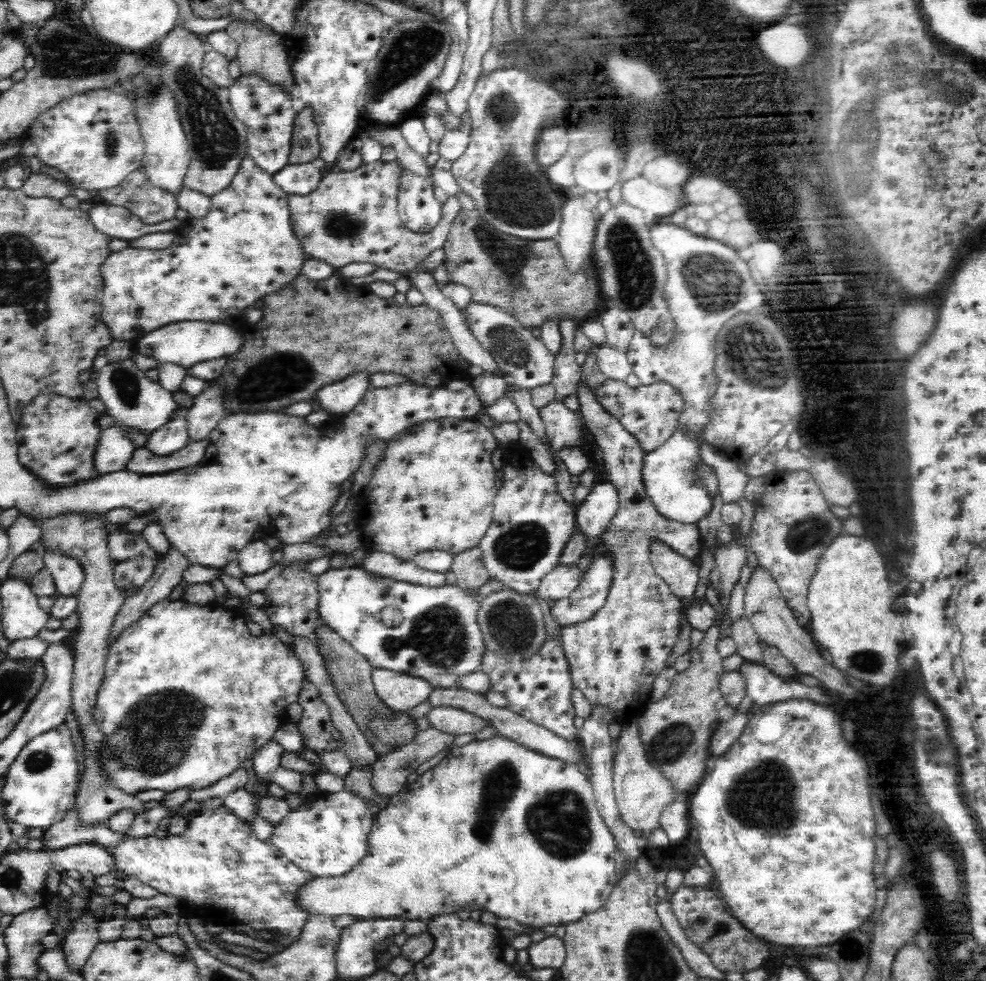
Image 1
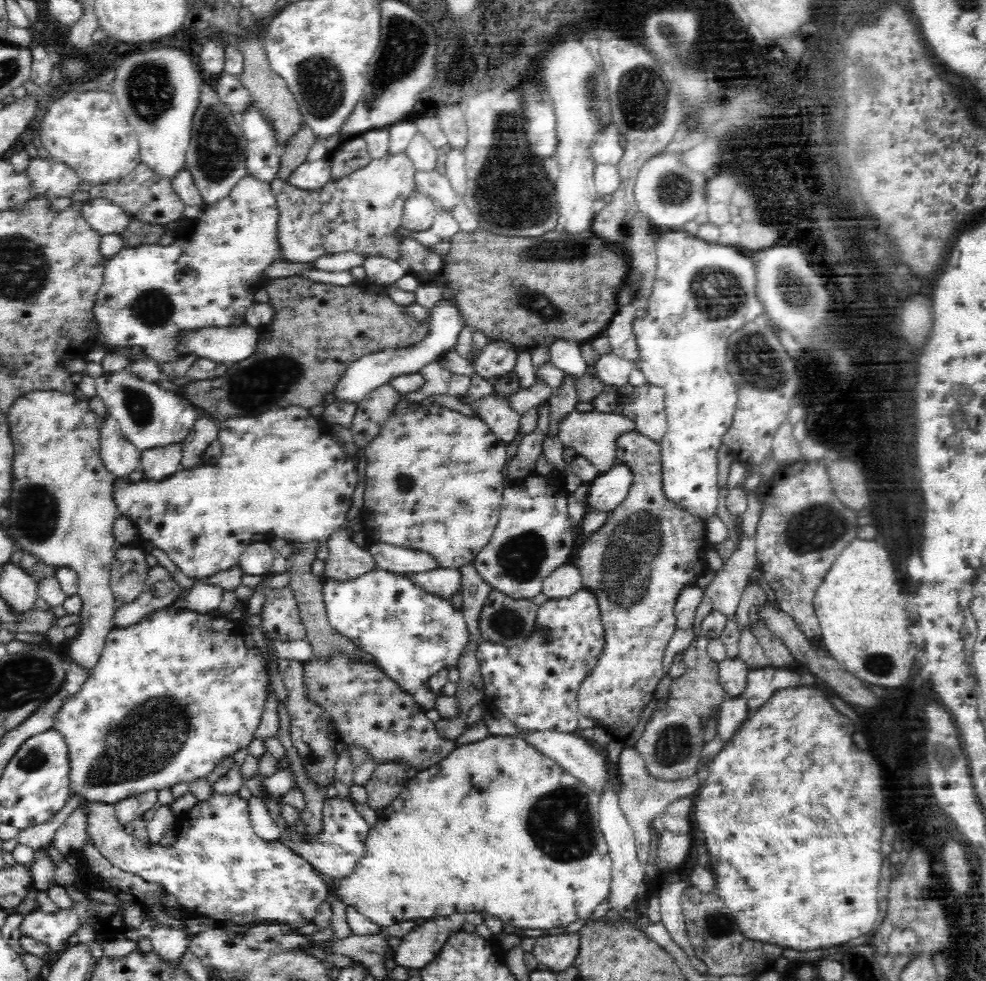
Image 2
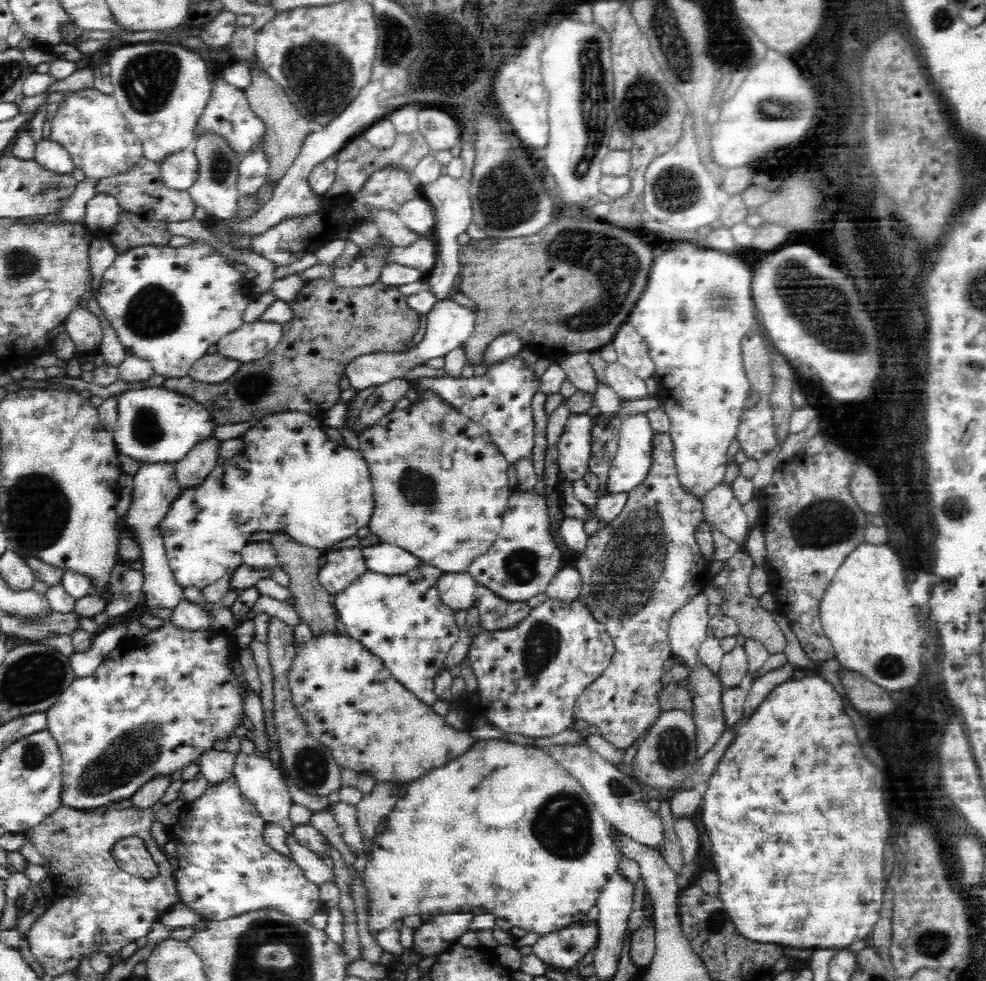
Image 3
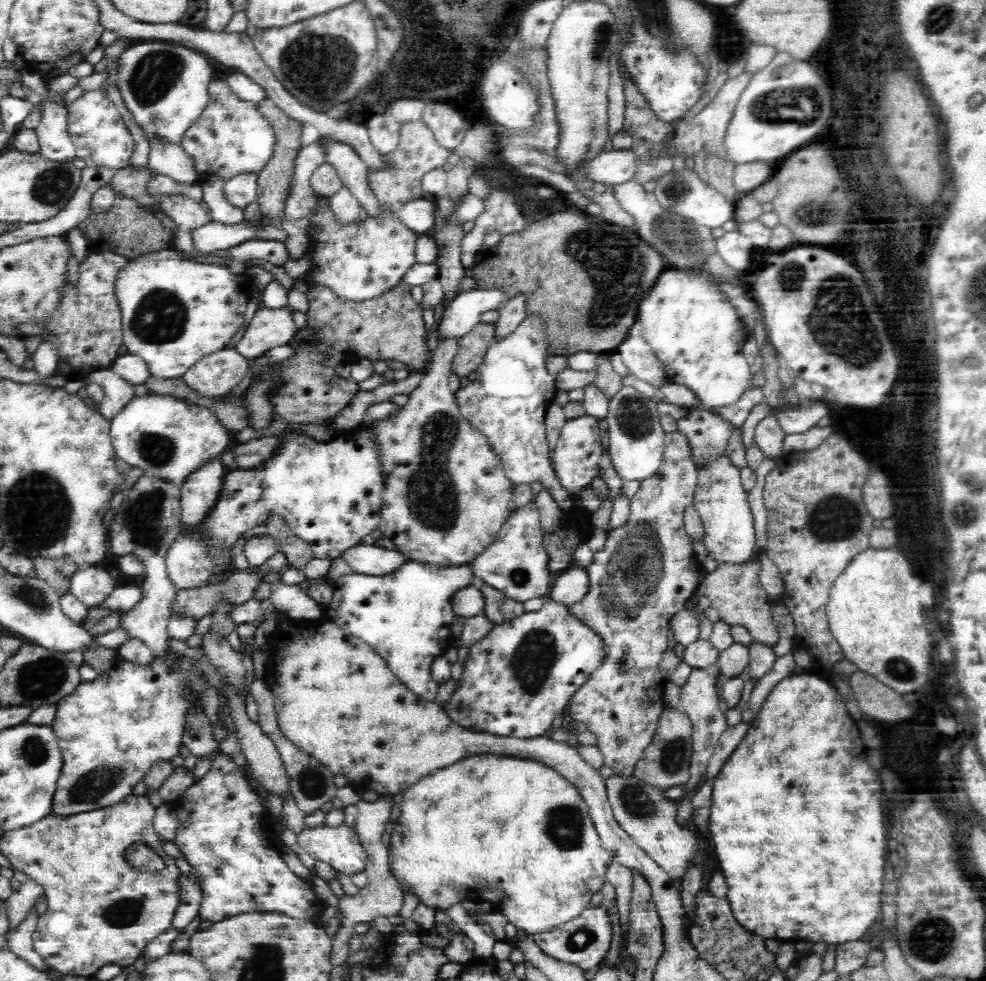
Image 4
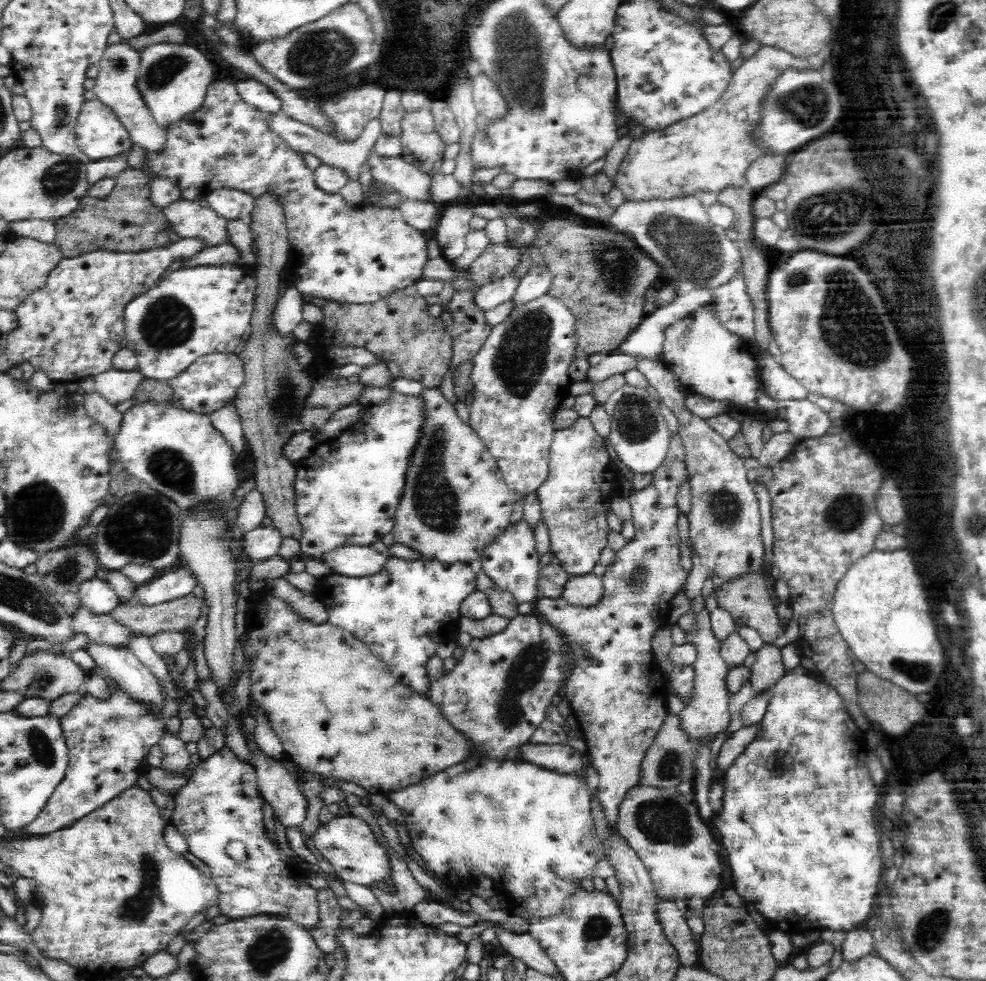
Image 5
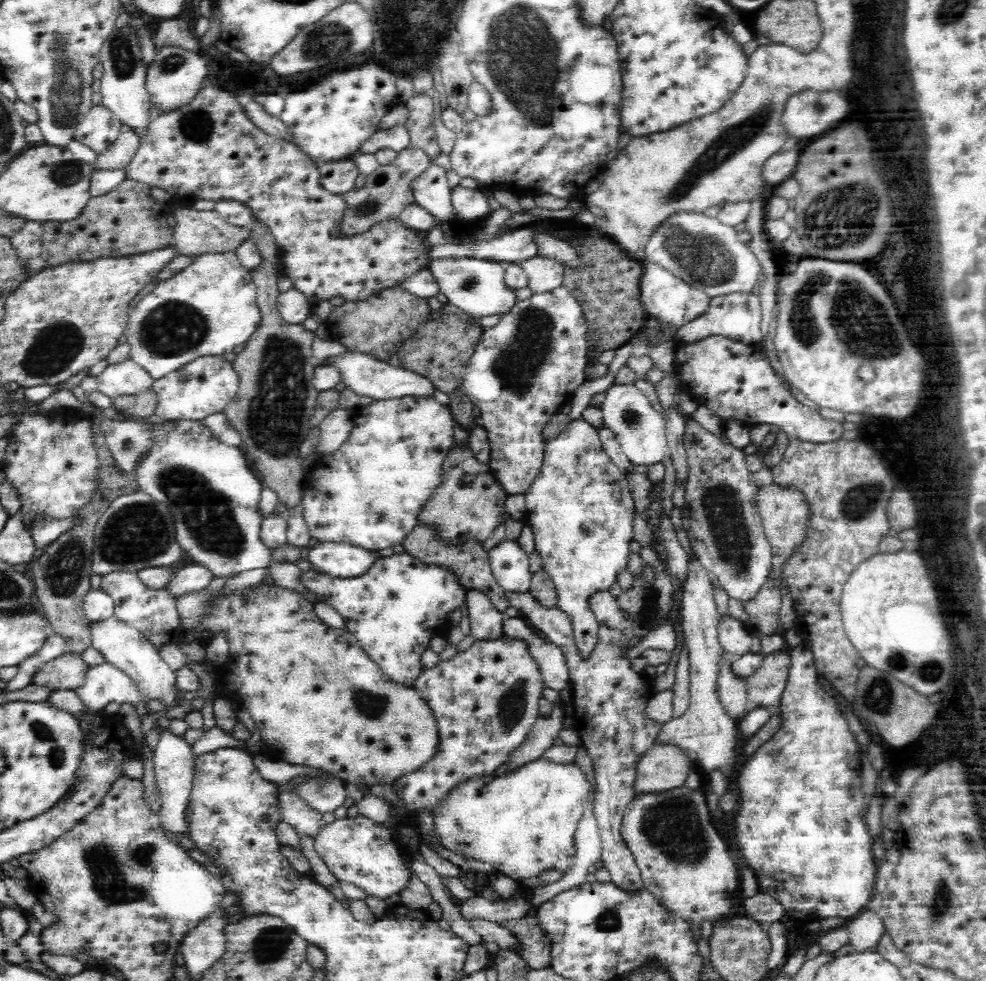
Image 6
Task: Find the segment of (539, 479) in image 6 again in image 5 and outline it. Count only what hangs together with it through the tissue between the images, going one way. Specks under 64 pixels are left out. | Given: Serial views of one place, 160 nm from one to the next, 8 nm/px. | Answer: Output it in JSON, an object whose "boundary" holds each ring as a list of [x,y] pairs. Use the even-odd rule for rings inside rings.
{"boundary":[[[578,417],[572,426],[556,430],[553,436],[553,442],[549,450],[549,474],[547,479],[538,487],[537,495],[541,508],[541,519],[548,524],[550,542],[552,542],[552,553],[559,560],[561,567],[569,574],[570,577],[582,577],[585,574],[592,573],[592,566],[598,562],[600,550],[608,545],[608,525],[606,524],[606,508],[612,506],[612,500],[618,494],[619,475],[610,460],[610,453],[604,447],[604,440],[597,433],[589,417]]]}

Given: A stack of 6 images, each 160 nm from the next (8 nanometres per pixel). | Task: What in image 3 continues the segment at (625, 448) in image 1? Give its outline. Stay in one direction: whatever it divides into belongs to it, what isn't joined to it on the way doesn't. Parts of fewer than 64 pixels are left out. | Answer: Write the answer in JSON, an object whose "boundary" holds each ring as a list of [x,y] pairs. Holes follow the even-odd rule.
{"boundary":[[[653,433],[652,437],[650,470],[646,478],[627,492],[622,512],[588,536],[586,548],[577,556],[575,565],[582,580],[579,600],[594,619],[607,628],[615,652],[608,668],[580,693],[573,708],[574,718],[598,727],[604,740],[612,742],[616,748],[625,749],[657,722],[662,711],[658,694],[662,689],[660,678],[667,669],[664,662],[674,658],[669,644],[669,625],[673,615],[694,596],[703,593],[712,580],[711,562],[702,556],[695,535],[695,526],[705,519],[702,501],[678,482],[670,435]]]}

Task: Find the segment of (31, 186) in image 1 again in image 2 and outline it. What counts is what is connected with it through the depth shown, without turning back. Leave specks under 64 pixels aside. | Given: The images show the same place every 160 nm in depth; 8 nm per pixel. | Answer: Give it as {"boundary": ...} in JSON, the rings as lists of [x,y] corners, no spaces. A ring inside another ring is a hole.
{"boundary":[[[35,157],[30,160],[25,172],[38,195],[48,195],[50,198],[70,197],[82,185],[81,179],[65,163],[56,159],[40,160]]]}

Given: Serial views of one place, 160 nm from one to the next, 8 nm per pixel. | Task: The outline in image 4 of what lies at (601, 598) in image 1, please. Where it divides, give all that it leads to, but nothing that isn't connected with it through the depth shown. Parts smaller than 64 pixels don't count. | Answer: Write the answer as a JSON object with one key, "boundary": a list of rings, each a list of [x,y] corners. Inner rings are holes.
{"boundary":[[[546,599],[546,602],[536,612],[525,612],[523,616],[510,620],[506,623],[500,623],[494,625],[486,634],[483,639],[480,639],[474,646],[470,646],[470,653],[468,660],[466,660],[465,667],[463,668],[462,677],[460,680],[460,687],[455,689],[453,694],[447,702],[443,704],[443,710],[447,712],[447,715],[459,726],[469,729],[478,733],[489,733],[495,737],[513,737],[518,739],[530,739],[543,736],[552,726],[554,718],[564,714],[567,706],[570,704],[572,696],[575,691],[585,683],[590,675],[603,663],[604,650],[603,642],[598,633],[595,633],[588,625],[582,625],[582,622],[578,621],[570,613],[570,607],[565,604],[560,604]]]}

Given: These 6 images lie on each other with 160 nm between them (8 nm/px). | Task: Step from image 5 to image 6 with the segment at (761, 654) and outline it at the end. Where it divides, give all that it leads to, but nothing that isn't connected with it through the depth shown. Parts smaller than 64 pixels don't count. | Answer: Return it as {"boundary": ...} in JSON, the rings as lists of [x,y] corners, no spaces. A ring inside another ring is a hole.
{"boundary":[[[785,650],[763,656],[758,670],[745,679],[748,710],[756,709],[758,706],[769,708],[773,712],[780,709],[781,694],[790,664],[791,657]]]}

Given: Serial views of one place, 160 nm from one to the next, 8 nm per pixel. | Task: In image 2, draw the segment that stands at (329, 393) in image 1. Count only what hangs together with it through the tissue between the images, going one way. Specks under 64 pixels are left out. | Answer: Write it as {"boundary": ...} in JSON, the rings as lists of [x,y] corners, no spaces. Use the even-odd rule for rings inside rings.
{"boundary":[[[454,297],[446,300],[442,299],[430,309],[429,333],[418,344],[397,351],[372,353],[349,364],[340,380],[338,380],[337,386],[332,390],[335,397],[334,401],[358,404],[370,392],[387,384],[389,379],[402,374],[418,373],[418,370],[422,366],[426,366],[429,362],[439,360],[439,357],[454,347],[456,338],[458,338],[458,332],[462,328],[463,320],[461,319],[456,302],[457,299]]]}

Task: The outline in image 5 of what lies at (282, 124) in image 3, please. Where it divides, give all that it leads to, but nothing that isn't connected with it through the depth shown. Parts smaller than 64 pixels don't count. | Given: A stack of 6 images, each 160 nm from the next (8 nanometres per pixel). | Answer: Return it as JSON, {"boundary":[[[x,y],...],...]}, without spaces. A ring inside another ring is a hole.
{"boundary":[[[270,193],[262,194],[255,200],[255,206],[249,218],[251,229],[256,233],[256,245],[258,245],[258,266],[255,267],[253,275],[255,277],[255,303],[253,304],[253,313],[251,316],[251,334],[247,340],[244,350],[239,357],[244,361],[245,380],[242,386],[235,394],[235,405],[241,418],[242,432],[244,438],[248,440],[247,444],[252,451],[252,458],[255,464],[256,490],[260,491],[260,496],[264,501],[264,514],[271,520],[274,529],[280,532],[282,538],[294,538],[300,542],[302,538],[301,523],[298,522],[296,511],[294,511],[294,474],[299,474],[297,468],[289,459],[282,454],[282,446],[294,436],[294,433],[300,432],[300,422],[302,408],[304,408],[306,397],[309,396],[310,387],[313,386],[313,380],[310,379],[305,367],[300,365],[294,354],[290,351],[290,346],[297,339],[294,335],[281,335],[274,329],[272,322],[272,313],[278,302],[278,285],[282,282],[280,273],[287,263],[290,244],[287,241],[287,224],[283,206],[278,200],[270,196]]]}

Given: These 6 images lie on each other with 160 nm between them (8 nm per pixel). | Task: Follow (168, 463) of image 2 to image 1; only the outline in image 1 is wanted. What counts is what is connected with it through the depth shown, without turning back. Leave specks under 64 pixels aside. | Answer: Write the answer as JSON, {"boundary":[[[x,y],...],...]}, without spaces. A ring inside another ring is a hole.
{"boundary":[[[178,405],[176,412],[172,414],[165,425],[149,433],[145,447],[152,454],[164,456],[164,454],[172,454],[172,452],[180,450],[182,446],[190,444],[186,422],[187,412],[186,406]]]}

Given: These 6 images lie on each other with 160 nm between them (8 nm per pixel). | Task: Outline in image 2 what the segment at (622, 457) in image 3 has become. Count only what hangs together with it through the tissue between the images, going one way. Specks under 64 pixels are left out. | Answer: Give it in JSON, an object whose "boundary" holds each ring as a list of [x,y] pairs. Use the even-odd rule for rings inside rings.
{"boundary":[[[614,465],[601,473],[591,483],[585,498],[586,512],[598,511],[610,516],[611,512],[625,499],[632,484],[632,473],[628,467]]]}

